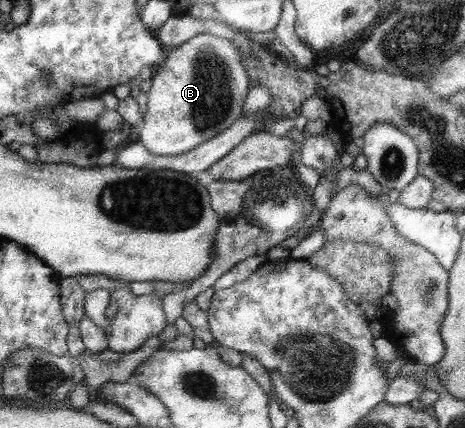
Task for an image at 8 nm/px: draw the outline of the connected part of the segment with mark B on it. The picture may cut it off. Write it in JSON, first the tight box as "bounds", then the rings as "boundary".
{"bounds":[138,33,251,157],"boundary":[[[198,33],[182,45],[166,49],[162,67],[151,77],[152,85],[146,93],[147,101],[140,123],[141,129],[138,131],[138,142],[148,153],[168,157],[186,153],[199,143],[218,136],[241,117],[241,107],[251,88],[248,79],[238,50],[226,38]]]}

